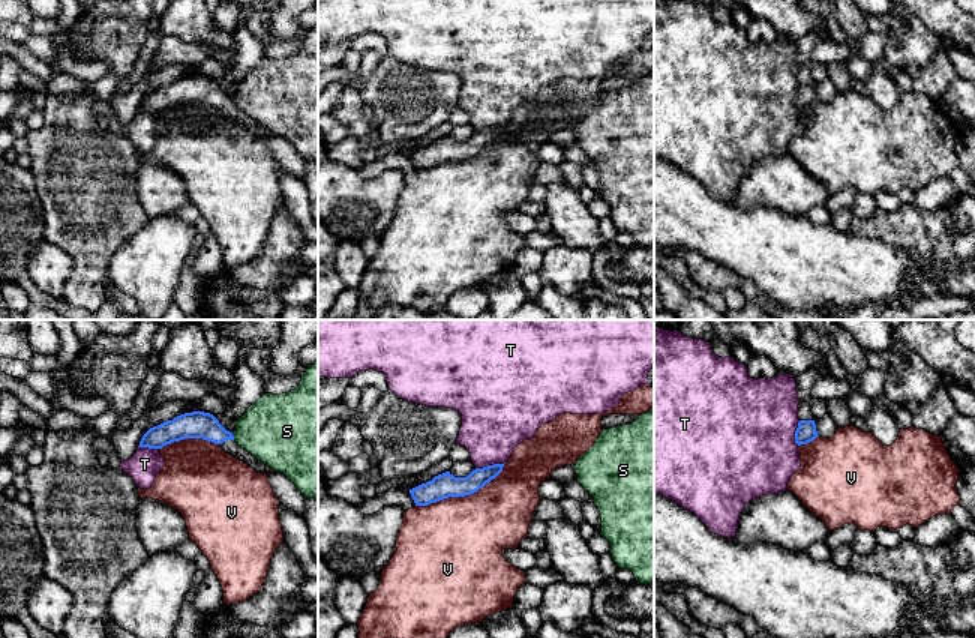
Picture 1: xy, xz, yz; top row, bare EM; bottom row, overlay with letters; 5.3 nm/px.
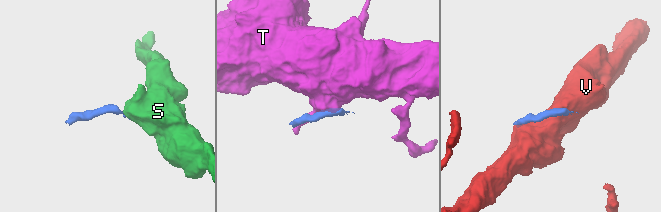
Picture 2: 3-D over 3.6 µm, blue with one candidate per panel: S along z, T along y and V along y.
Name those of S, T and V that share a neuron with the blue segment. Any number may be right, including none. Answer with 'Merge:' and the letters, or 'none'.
Merge: none

